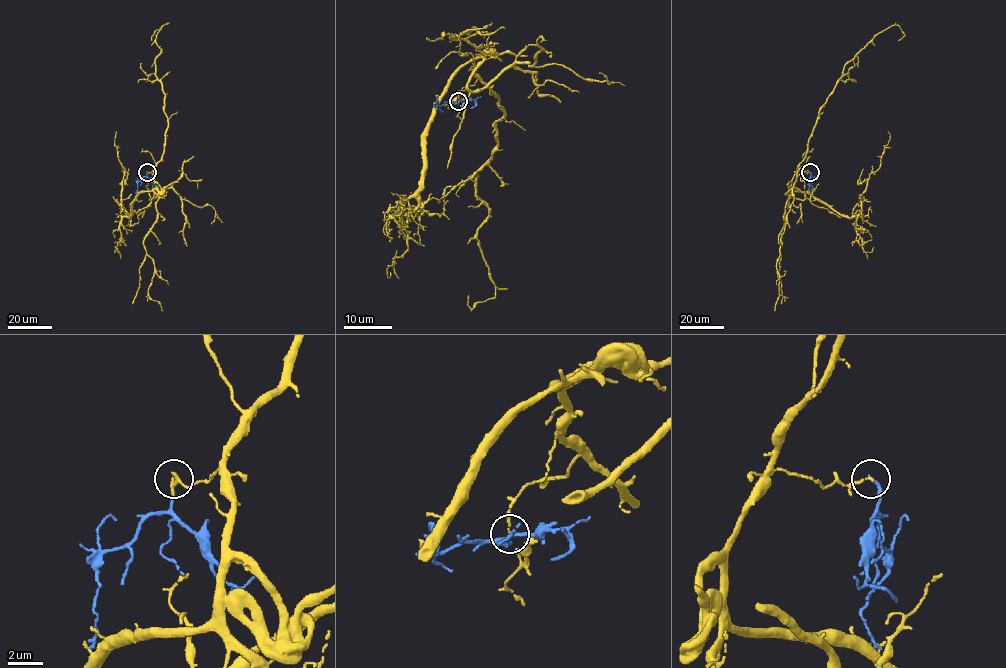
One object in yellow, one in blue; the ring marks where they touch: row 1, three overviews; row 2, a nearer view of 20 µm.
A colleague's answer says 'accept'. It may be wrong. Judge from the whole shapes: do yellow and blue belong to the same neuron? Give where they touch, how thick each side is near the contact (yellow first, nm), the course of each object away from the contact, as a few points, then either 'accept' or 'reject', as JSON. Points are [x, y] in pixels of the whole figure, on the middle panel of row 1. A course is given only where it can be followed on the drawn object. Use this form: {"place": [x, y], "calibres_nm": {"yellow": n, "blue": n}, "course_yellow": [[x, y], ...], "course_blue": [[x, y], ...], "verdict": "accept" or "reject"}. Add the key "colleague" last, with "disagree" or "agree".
{"place": [458, 101], "calibres_nm": {"yellow": 120, "blue": 200}, "course_yellow": [[458, 100], [473, 74], [504, 110], [476, 180], [488, 209], [479, 247], [495, 294], [471, 308], [468, 295]], "course_blue": [[458, 100], [438, 105], [436, 98], [434, 104]], "verdict": "reject", "colleague": "disagree"}

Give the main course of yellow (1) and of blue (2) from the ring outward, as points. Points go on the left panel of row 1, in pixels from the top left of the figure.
1: (147, 172), (161, 159), (168, 126), (164, 93), (155, 65), (161, 52), (156, 35), (164, 25), (151, 40)
2: (147, 172), (138, 182), (136, 193)

